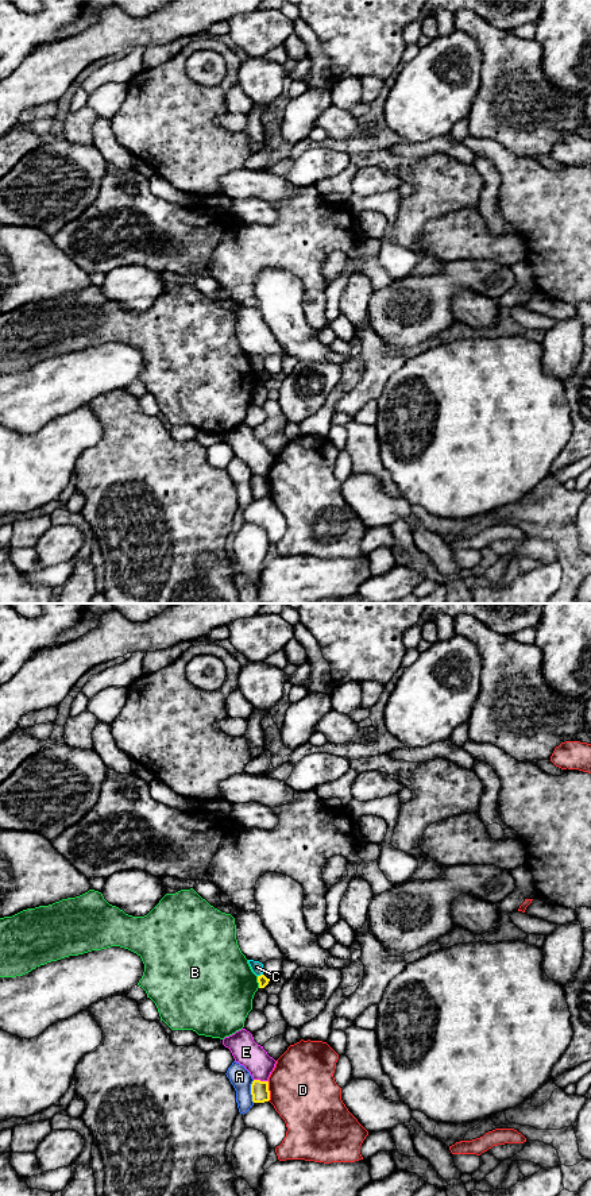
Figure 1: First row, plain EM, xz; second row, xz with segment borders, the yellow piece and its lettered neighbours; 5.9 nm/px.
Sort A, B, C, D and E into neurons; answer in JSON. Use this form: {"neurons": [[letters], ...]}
{"neurons": [["A"], ["B"], ["C"], ["D"], ["E"]]}

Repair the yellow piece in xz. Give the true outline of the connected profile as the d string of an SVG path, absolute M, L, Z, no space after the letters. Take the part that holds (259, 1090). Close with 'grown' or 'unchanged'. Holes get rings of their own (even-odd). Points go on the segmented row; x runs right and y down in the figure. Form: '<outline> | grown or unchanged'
M254 1080L251 1084L251 1095L254 1103L264 1103L270 1100L269 1081Z | unchanged

